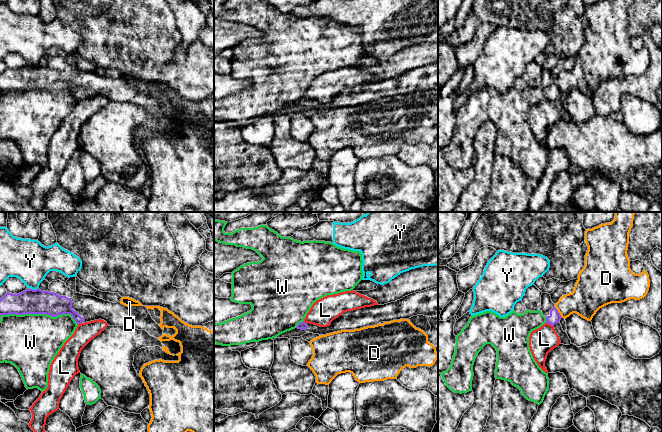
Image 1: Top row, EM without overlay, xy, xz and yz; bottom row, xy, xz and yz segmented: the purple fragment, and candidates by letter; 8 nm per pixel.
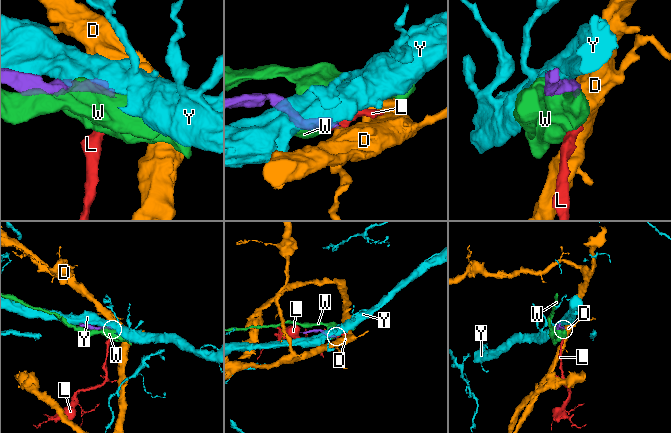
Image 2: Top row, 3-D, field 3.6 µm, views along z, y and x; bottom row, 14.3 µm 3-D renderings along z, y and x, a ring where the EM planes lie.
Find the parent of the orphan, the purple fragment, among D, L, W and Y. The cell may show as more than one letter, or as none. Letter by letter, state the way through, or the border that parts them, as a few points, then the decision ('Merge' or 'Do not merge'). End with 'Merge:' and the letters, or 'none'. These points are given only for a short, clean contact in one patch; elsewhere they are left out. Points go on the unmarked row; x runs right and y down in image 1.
D: Boundary: yz (554, 83), (562, 93). Do not merge
L: Boundary: yz (546, 98), (553, 102). Do not merge
W: Do not merge
Y: Do not merge
Merge: none

